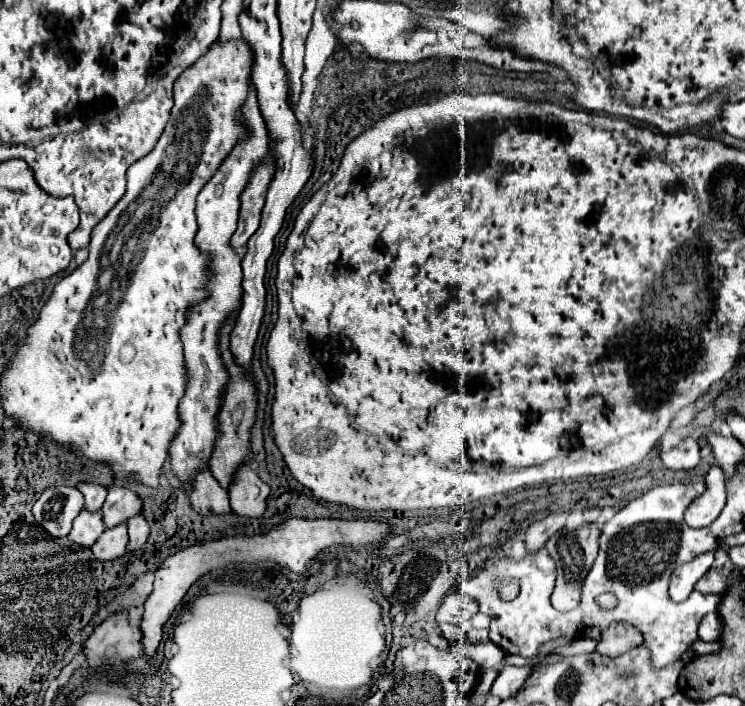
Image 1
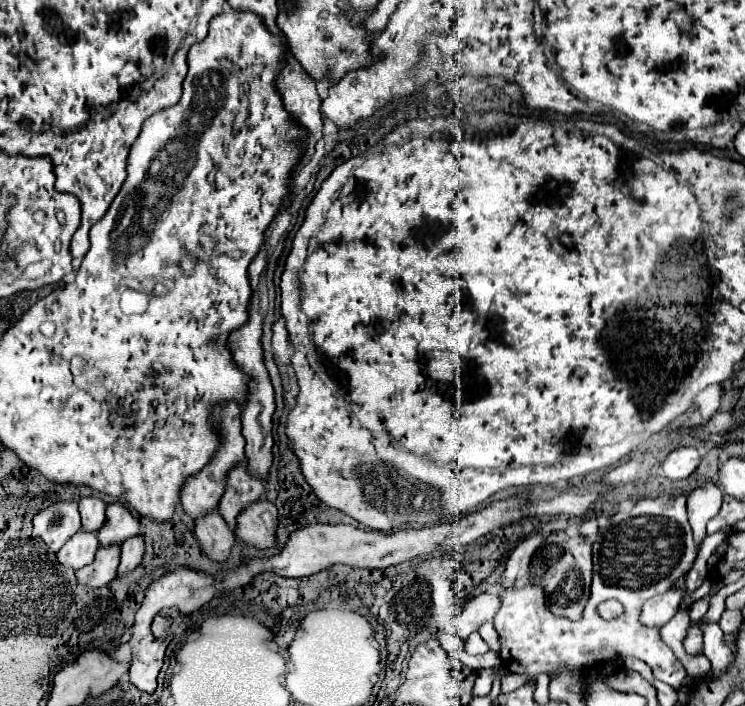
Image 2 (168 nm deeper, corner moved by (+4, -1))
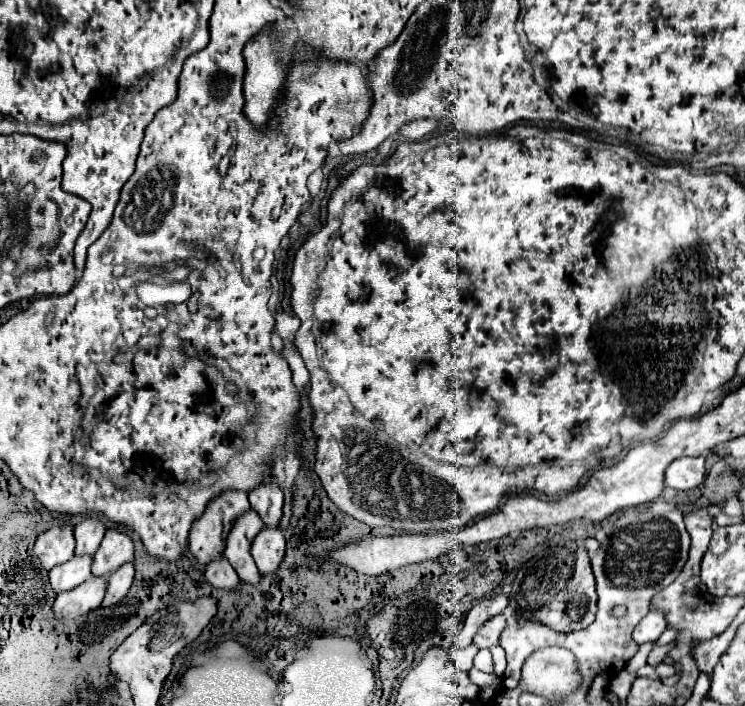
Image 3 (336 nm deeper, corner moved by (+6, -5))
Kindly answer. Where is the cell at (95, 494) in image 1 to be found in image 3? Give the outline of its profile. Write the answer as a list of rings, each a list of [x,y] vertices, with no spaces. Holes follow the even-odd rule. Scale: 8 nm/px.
[[[91,515],[85,517],[79,525],[75,525],[75,541],[77,541],[77,555],[93,555],[103,539],[105,525],[99,521],[99,517]]]

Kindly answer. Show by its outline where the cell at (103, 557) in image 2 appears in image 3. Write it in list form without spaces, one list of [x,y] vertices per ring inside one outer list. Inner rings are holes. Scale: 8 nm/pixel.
[[[91,577],[79,587],[71,591],[63,591],[57,595],[53,611],[57,617],[73,619],[75,615],[87,613],[89,609],[95,609],[101,605],[107,591],[107,577]]]

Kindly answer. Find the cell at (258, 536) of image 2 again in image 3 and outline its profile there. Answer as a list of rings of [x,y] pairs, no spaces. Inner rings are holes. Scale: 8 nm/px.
[[[263,527],[253,543],[251,543],[251,555],[259,567],[261,573],[275,573],[279,567],[283,555],[285,555],[285,539],[279,527]]]

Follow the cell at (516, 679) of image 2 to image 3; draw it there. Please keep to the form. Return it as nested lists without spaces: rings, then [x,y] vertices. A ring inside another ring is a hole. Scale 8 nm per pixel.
[[[474,667],[469,671],[469,677],[470,680],[478,687],[493,685],[496,688],[499,688],[501,684],[501,680],[495,679],[492,675],[481,672]]]

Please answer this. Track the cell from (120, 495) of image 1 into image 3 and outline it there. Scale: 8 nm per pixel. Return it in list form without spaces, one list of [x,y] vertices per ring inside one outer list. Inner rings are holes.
[[[107,529],[97,553],[93,555],[91,571],[97,577],[107,577],[113,571],[117,571],[117,567],[121,567],[121,563],[127,563],[131,559],[133,559],[131,537],[117,529]]]

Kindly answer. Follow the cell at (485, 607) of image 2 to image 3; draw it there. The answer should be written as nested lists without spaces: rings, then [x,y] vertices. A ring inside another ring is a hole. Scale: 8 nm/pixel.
[[[499,613],[499,615],[491,617],[489,621],[485,621],[479,627],[477,635],[473,637],[473,645],[479,649],[489,649],[491,645],[497,645],[499,643],[499,631],[503,631],[503,627],[505,627],[505,615]]]

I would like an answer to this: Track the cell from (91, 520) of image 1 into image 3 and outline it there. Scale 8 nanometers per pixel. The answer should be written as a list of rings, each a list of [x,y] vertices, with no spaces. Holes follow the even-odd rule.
[[[73,555],[73,559],[69,559],[67,563],[61,563],[49,571],[51,587],[57,593],[75,589],[79,583],[91,577],[91,563],[93,559],[89,555]]]

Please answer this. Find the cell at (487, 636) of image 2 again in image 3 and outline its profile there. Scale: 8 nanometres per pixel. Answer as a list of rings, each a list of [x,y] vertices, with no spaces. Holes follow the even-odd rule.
[[[493,645],[489,651],[493,653],[493,673],[501,677],[505,671],[505,651],[501,645]]]

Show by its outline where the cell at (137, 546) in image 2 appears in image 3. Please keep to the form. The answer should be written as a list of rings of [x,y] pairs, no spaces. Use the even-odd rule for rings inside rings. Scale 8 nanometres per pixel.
[[[123,563],[113,575],[109,575],[109,587],[107,587],[107,595],[103,599],[103,607],[115,605],[119,599],[123,599],[133,583],[133,577],[135,577],[133,563]]]

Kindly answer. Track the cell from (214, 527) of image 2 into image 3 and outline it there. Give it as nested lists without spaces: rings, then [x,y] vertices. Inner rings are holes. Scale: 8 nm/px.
[[[223,555],[213,557],[213,559],[205,565],[205,577],[207,577],[207,581],[209,581],[213,587],[219,587],[219,589],[233,589],[233,587],[239,583],[237,573],[235,573],[233,567],[229,565],[227,557],[223,557]]]

